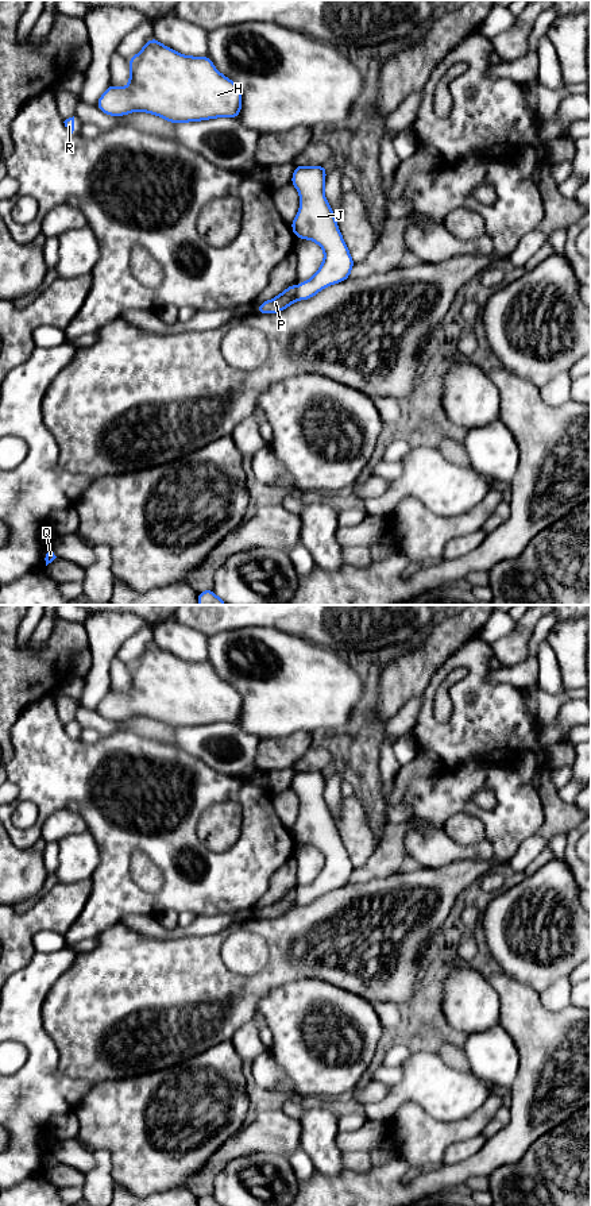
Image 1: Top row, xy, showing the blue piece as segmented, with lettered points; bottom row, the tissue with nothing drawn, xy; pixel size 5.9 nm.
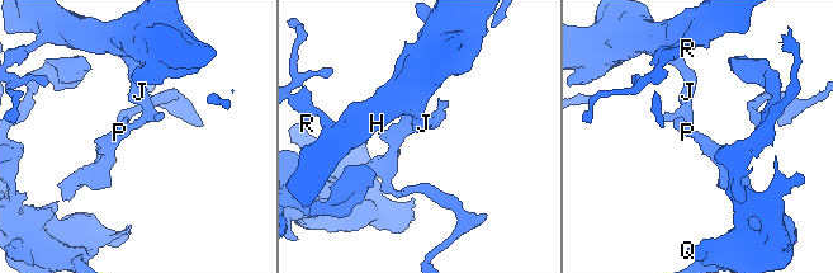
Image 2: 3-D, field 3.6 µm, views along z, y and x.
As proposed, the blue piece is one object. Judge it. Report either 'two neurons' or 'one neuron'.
two neurons

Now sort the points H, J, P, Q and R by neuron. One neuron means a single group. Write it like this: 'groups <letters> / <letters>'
groups H J R / P Q

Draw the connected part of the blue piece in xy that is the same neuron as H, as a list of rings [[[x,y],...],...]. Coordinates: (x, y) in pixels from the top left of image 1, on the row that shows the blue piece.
[[[151,38],[130,61],[130,85],[109,85],[97,107],[107,115],[123,116],[134,111],[150,112],[171,123],[213,117],[237,117],[242,108],[239,86],[217,72],[209,57],[188,57]]]

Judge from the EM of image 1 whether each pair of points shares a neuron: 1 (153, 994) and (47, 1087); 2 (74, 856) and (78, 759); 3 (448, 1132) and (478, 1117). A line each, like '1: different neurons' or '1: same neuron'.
1: different neurons
2: different neurons
3: same neuron

